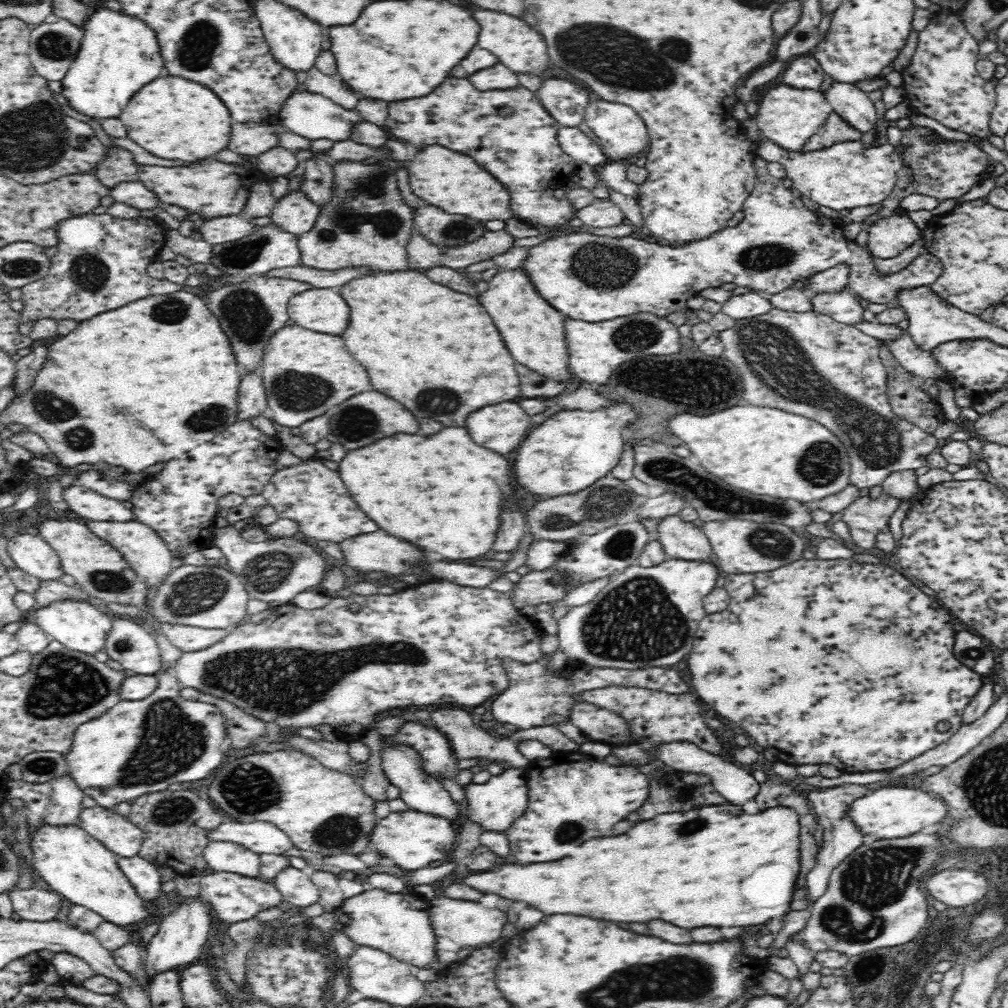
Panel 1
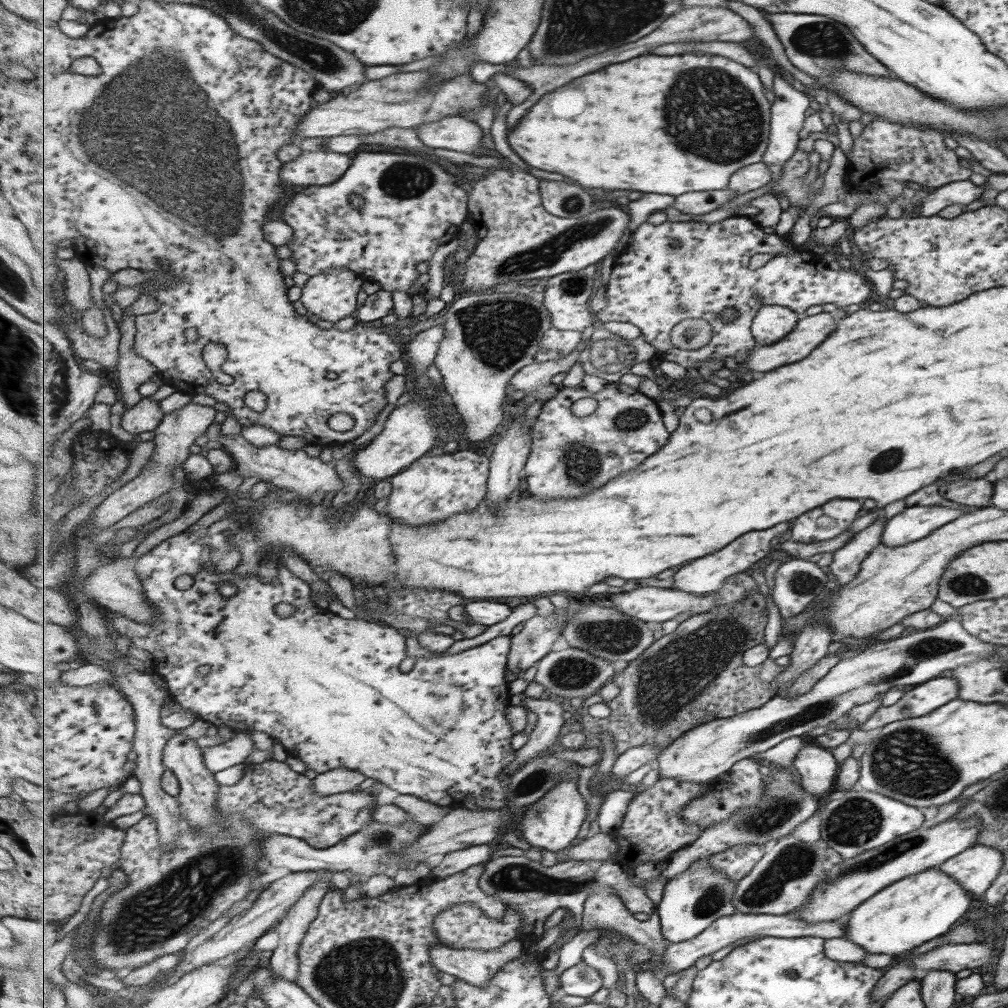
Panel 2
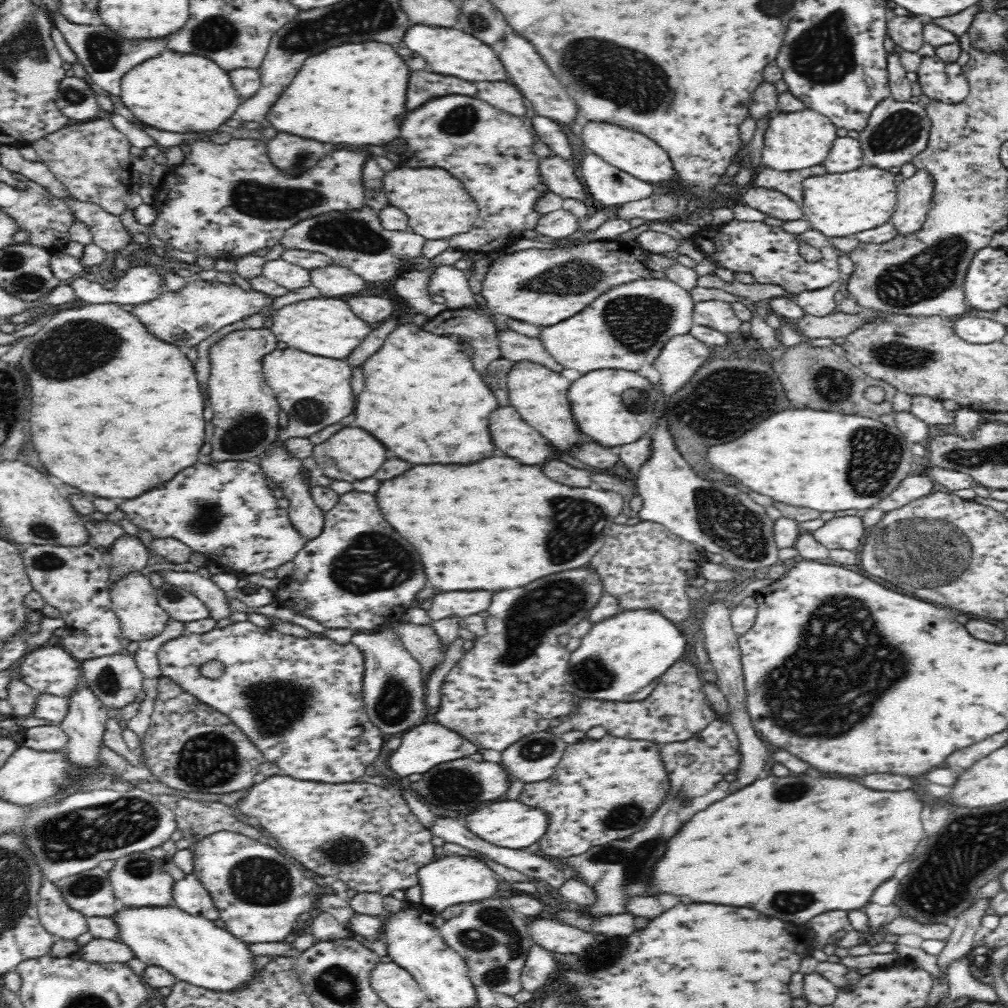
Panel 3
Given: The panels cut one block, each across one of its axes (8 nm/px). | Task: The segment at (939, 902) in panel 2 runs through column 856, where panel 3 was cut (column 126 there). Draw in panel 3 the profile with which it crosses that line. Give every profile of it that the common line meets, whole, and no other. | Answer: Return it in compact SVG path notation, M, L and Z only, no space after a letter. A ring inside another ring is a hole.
M174 904L167 907L123 907L112 917L119 928L117 941L128 945L135 957L147 966L165 968L178 981L230 994L252 986L260 974L252 963L255 956L248 949L247 942L240 941L226 928L214 925L213 921L184 912Z

